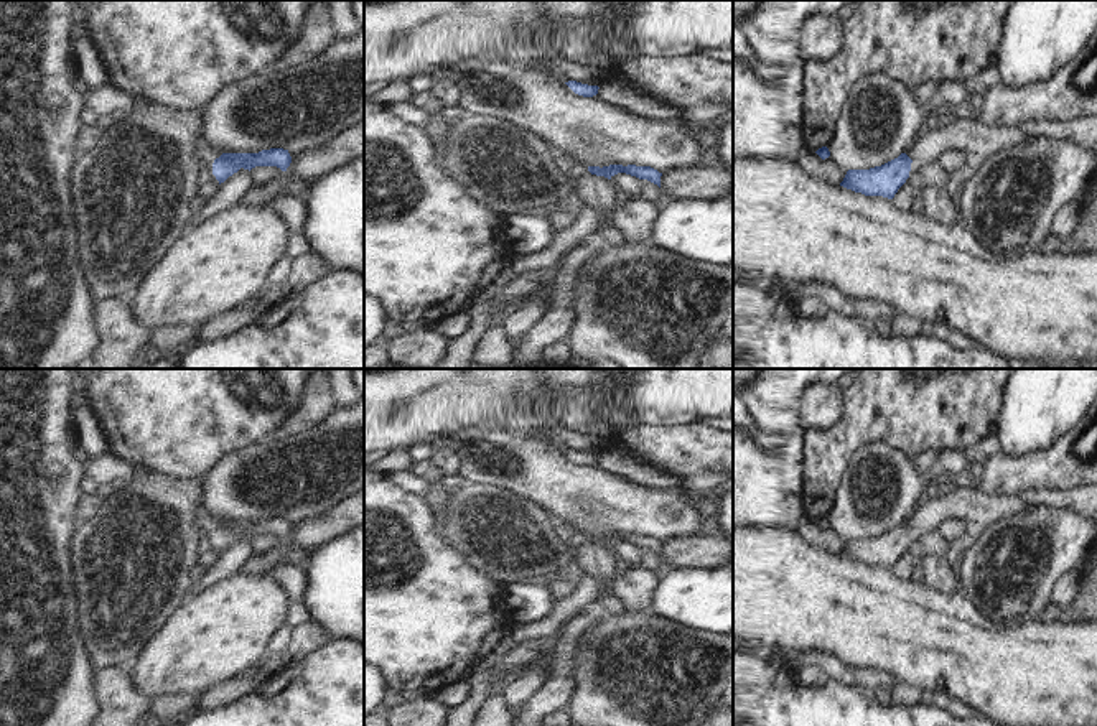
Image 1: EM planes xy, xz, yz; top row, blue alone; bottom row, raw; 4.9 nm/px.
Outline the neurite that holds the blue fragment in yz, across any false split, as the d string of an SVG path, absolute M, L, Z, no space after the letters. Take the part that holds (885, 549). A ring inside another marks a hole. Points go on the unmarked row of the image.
M967 479L947 497L917 504L908 520L898 527L870 538L848 538L840 555L865 565L893 568L914 540L934 528L947 525L960 528L964 524L985 528L1029 505L1015 492L985 492Z

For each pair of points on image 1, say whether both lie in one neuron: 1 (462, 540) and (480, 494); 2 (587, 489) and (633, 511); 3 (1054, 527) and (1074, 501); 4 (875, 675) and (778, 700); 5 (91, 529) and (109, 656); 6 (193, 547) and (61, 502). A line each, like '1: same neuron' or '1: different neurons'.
1: same neuron
2: same neuron
3: different neurons
4: different neurons
5: same neuron
6: different neurons

